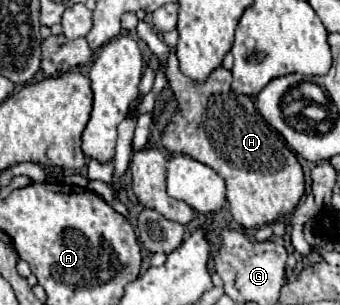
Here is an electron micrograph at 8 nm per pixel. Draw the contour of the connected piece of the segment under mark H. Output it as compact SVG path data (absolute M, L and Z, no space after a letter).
M172 49L166 63L166 77L178 101L178 109L162 131L160 145L174 155L190 155L224 177L230 213L242 227L262 227L264 223L274 223L290 215L304 195L302 167L296 155L286 147L286 141L272 131L256 111L252 99L232 91L232 73L224 67L216 67L204 83L192 81L180 73Z

